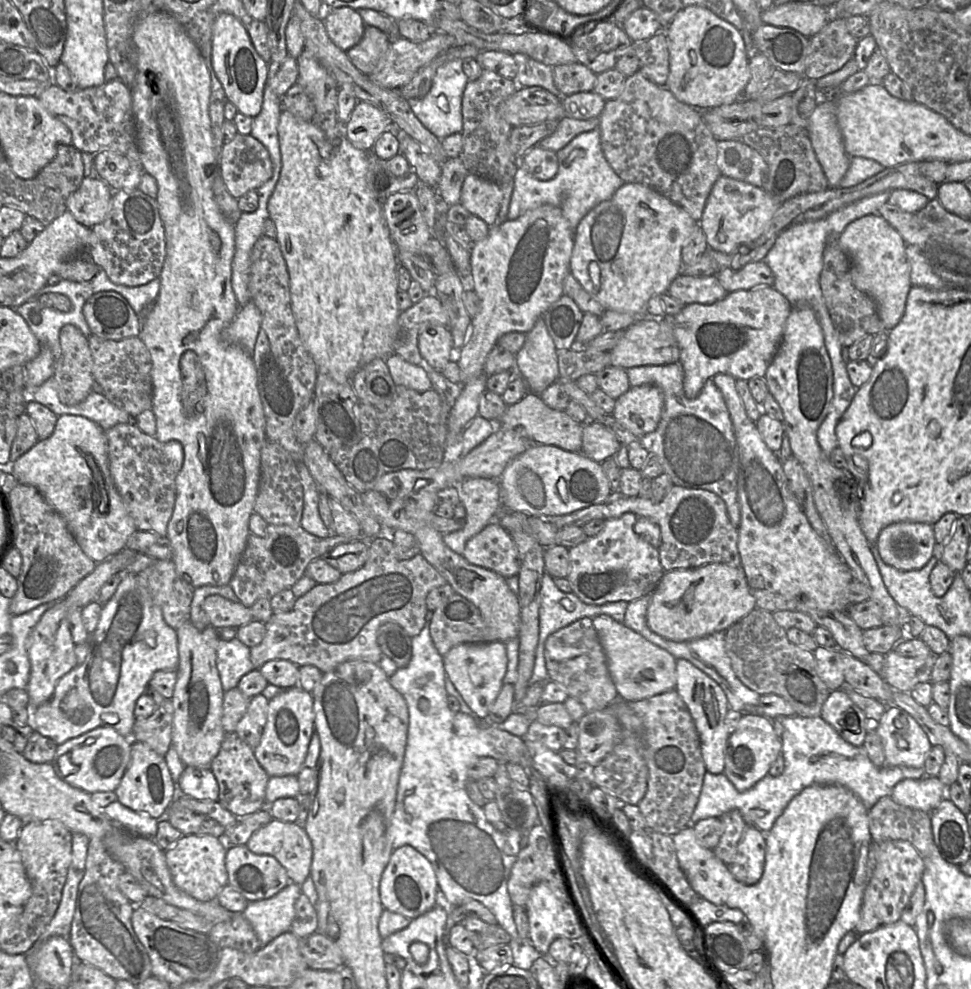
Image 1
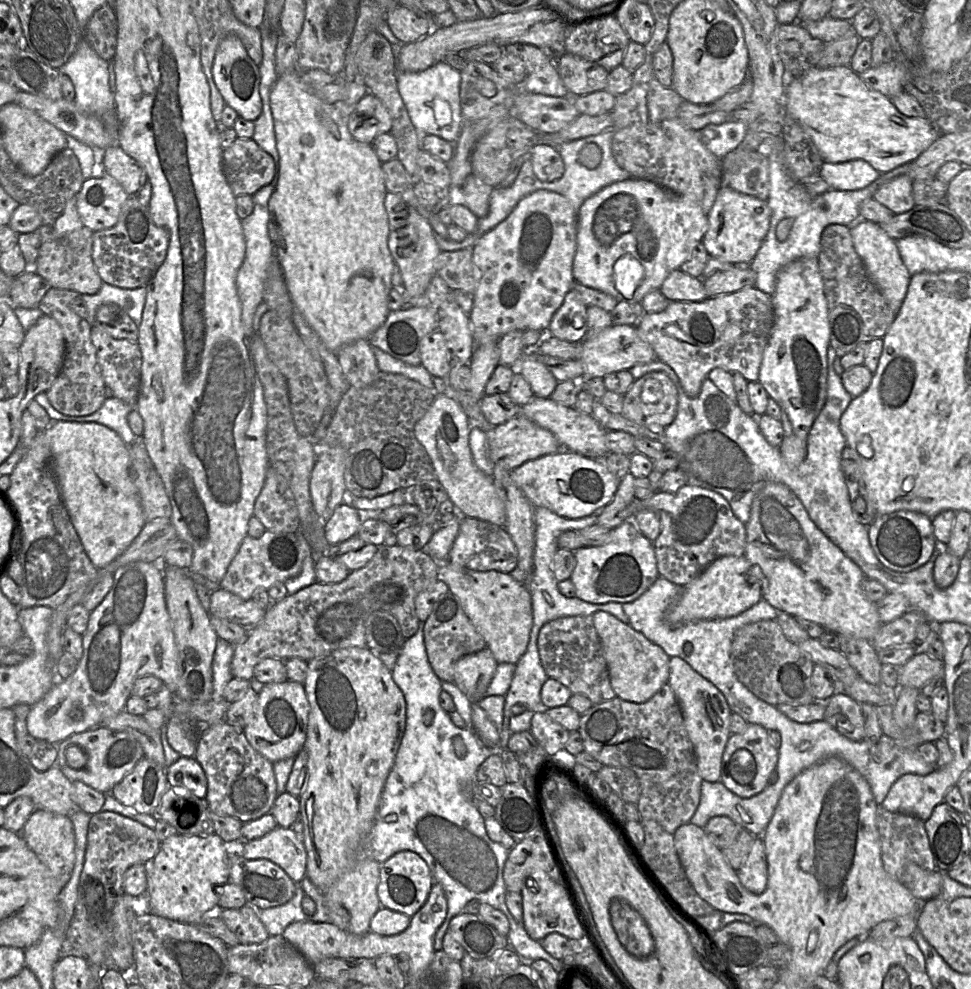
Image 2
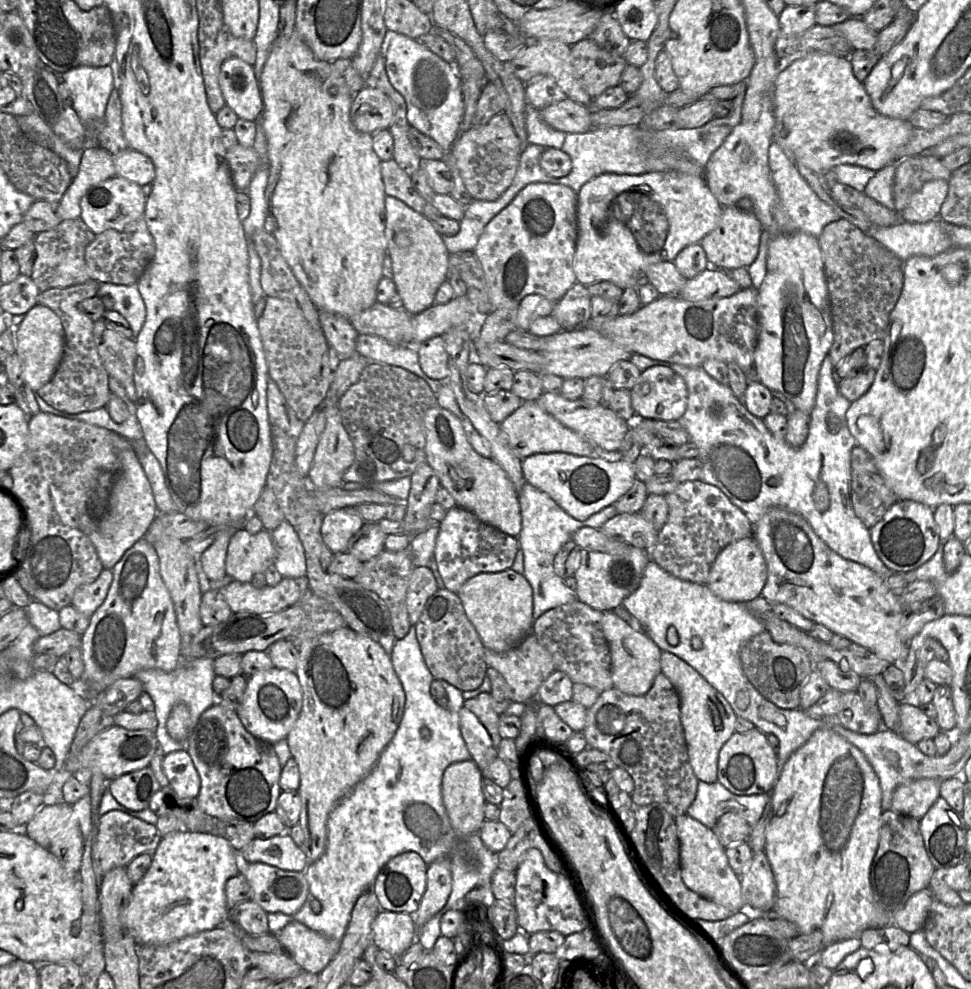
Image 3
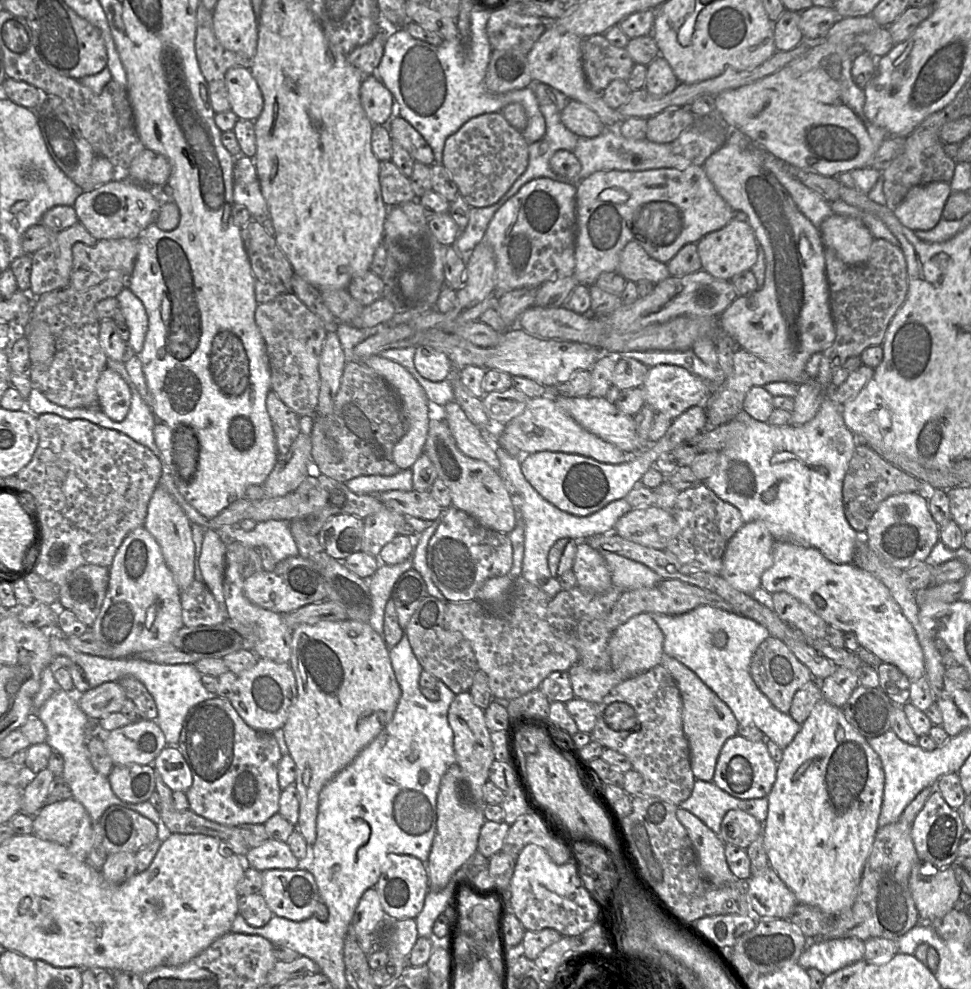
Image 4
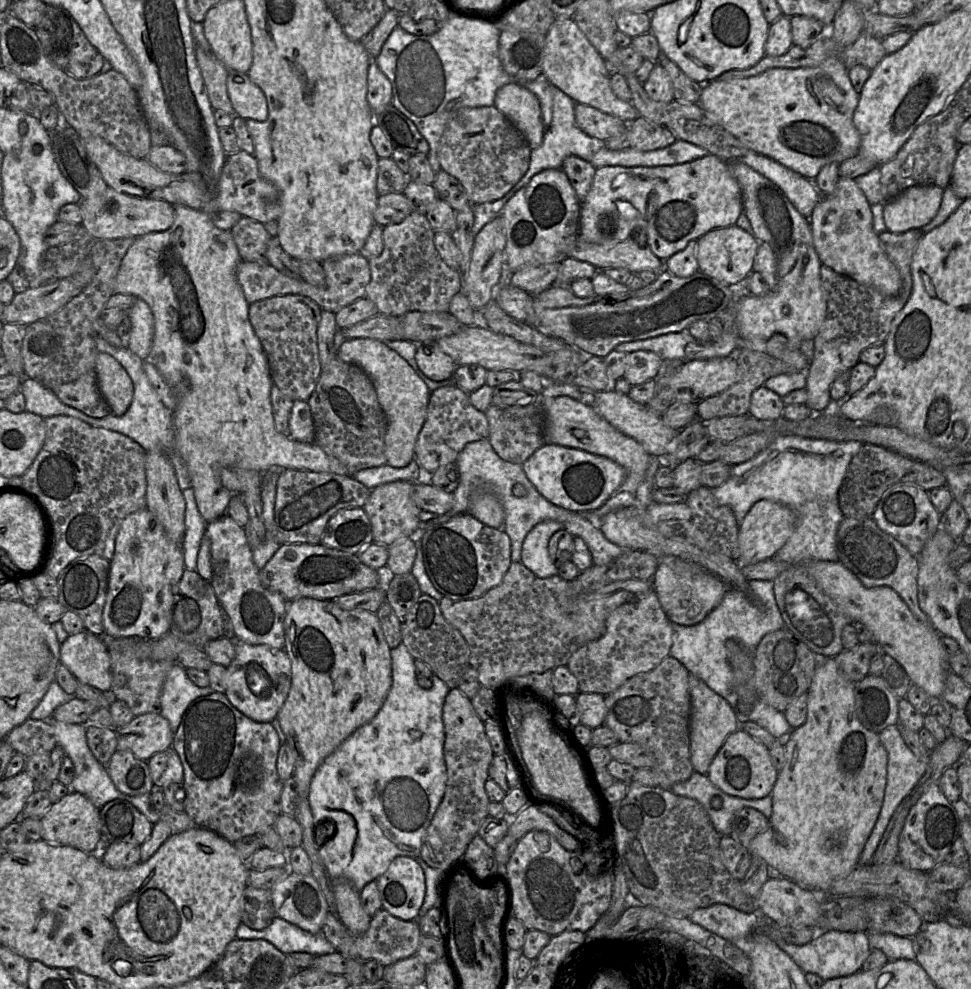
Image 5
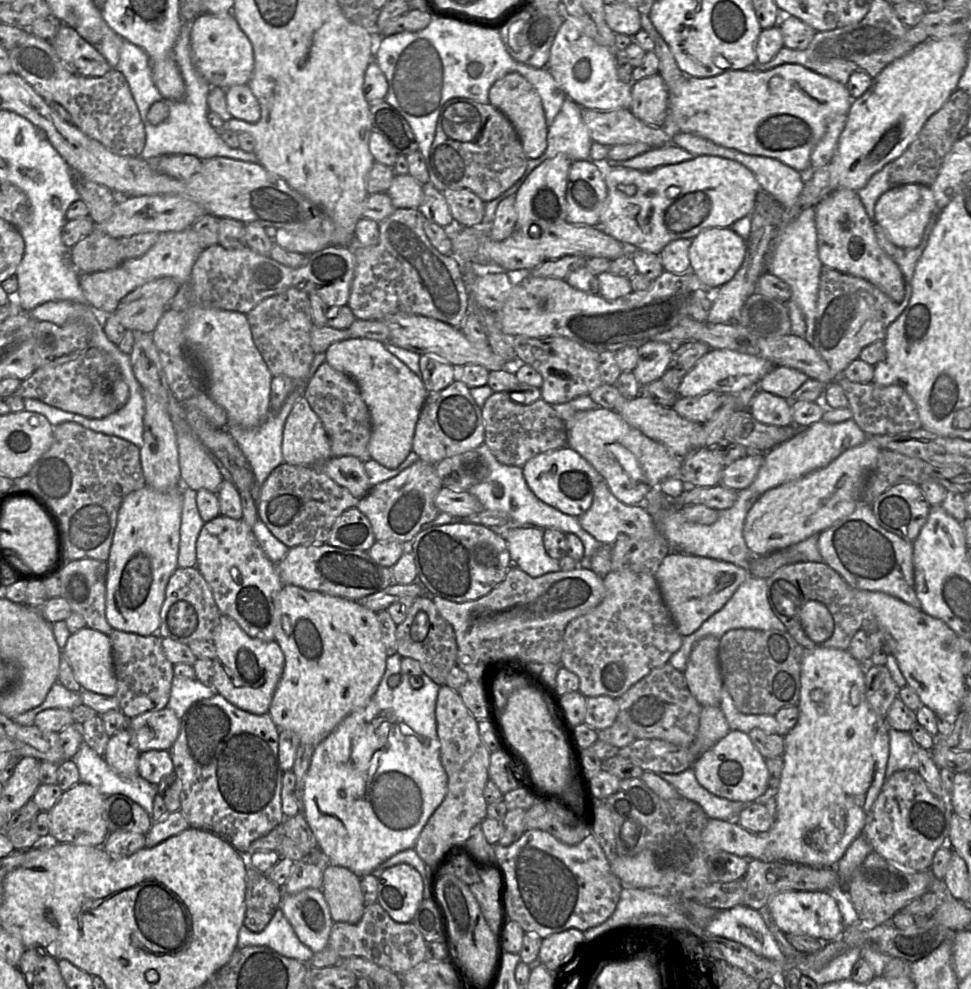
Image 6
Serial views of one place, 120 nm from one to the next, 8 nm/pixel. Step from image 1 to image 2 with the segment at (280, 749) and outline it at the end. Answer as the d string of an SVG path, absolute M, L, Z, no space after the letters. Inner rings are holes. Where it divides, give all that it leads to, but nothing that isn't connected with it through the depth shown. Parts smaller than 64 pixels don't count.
M289 679L282 683L265 684L258 694L252 722L244 728L250 745L272 763L295 757L303 748L310 711L304 685Z

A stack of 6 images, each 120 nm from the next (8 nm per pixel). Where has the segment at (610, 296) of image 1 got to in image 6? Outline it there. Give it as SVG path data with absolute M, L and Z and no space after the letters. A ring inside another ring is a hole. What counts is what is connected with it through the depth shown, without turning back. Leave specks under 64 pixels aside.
M711 155L651 170L605 168L604 180L607 197L598 227L629 248L654 254L671 241L693 239L705 229L731 228L737 220L751 215L761 189L746 166Z

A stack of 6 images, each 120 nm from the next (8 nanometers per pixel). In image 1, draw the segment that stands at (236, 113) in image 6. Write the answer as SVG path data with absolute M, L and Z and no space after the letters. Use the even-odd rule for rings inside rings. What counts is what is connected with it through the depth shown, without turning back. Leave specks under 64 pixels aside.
M222 13L214 22L212 63L228 101L233 103L240 113L252 118L257 117L262 109L269 64L255 49L243 23L231 14Z

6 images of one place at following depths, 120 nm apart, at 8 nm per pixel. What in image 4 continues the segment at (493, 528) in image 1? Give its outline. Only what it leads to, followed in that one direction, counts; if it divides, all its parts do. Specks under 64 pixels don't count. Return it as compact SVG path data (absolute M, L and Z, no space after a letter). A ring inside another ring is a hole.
M454 506L444 509L442 520L427 546L427 564L431 580L448 602L470 602L477 600L477 592L483 583L493 577L510 573L513 561L513 548L508 535L489 530L480 525L473 517Z

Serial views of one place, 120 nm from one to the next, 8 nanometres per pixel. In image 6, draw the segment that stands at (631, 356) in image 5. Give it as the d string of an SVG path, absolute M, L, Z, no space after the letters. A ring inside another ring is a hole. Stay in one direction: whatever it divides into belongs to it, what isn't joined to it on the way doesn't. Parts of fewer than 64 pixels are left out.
M648 341L638 348L638 362L632 373L636 380L645 385L658 380L667 370L672 358L673 347L665 342Z

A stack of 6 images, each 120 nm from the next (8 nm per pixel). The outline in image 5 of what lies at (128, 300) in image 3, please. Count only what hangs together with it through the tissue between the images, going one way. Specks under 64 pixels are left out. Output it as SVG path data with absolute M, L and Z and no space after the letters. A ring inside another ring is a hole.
M138 299L128 310L131 322L131 336L128 348L143 360L151 352L154 336L154 316L149 305Z

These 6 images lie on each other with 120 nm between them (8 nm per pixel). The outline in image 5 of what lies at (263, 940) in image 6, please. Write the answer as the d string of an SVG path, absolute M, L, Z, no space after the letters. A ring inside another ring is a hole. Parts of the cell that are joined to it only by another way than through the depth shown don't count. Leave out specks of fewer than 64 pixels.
M275 916L272 923L263 930L253 930L240 923L236 930L236 938L241 940L263 939L284 954L305 952L313 956L320 956L336 951L322 933L311 934L278 916Z

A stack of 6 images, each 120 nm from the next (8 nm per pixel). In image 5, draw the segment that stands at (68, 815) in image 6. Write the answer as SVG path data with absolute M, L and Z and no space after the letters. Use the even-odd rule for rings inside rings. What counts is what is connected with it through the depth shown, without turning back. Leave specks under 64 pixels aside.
M70 791L40 817L41 839L53 844L71 846L86 853L94 853L101 836L100 810L84 795Z

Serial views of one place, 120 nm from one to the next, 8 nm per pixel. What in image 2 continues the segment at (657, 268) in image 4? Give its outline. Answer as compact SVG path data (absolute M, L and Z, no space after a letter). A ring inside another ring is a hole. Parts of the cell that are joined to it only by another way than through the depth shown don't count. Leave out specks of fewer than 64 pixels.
M681 269L670 272L659 291L669 301L702 301L709 297L703 280L685 273Z

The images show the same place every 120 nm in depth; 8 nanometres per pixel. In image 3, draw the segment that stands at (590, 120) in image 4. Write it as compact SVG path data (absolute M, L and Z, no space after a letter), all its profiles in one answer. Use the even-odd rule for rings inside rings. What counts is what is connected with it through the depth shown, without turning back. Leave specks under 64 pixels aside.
M567 97L542 109L540 116L546 124L566 134L591 129L590 110Z

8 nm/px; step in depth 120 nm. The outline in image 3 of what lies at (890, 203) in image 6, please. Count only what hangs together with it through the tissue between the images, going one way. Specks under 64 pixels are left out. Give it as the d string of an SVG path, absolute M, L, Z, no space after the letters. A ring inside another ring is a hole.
M931 180L914 193L908 205L900 212L900 219L909 223L925 223L939 216L947 197L949 183L946 180Z

